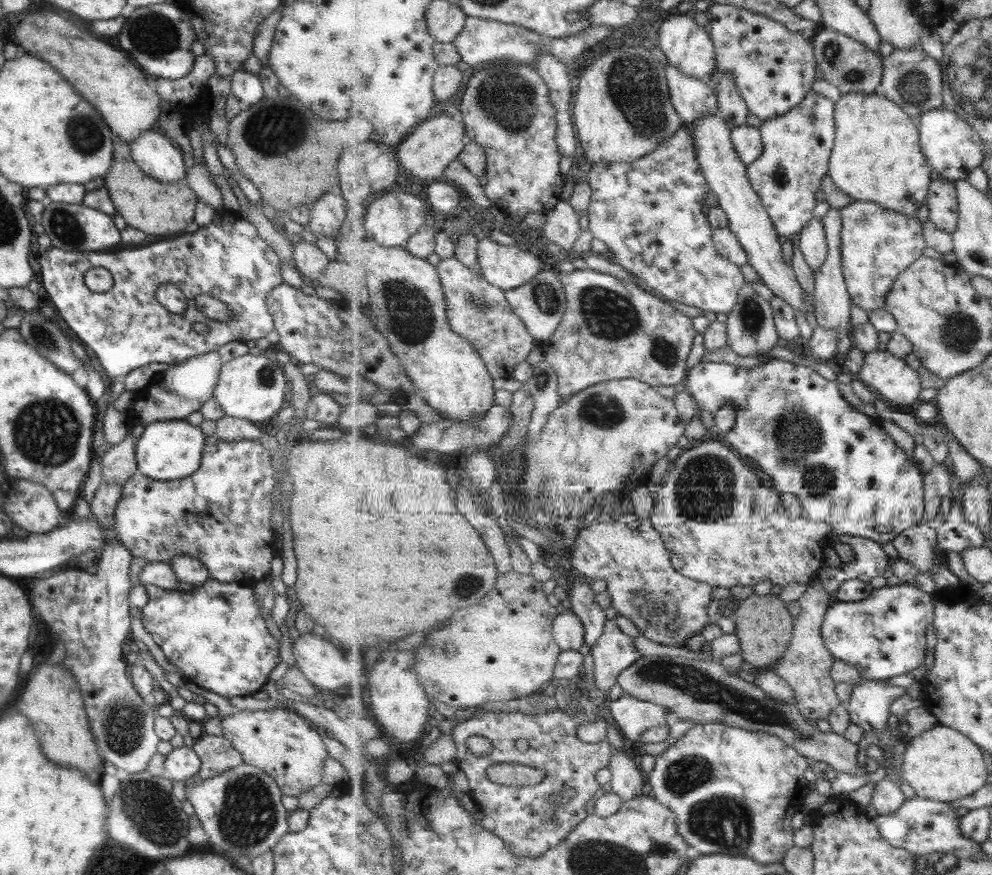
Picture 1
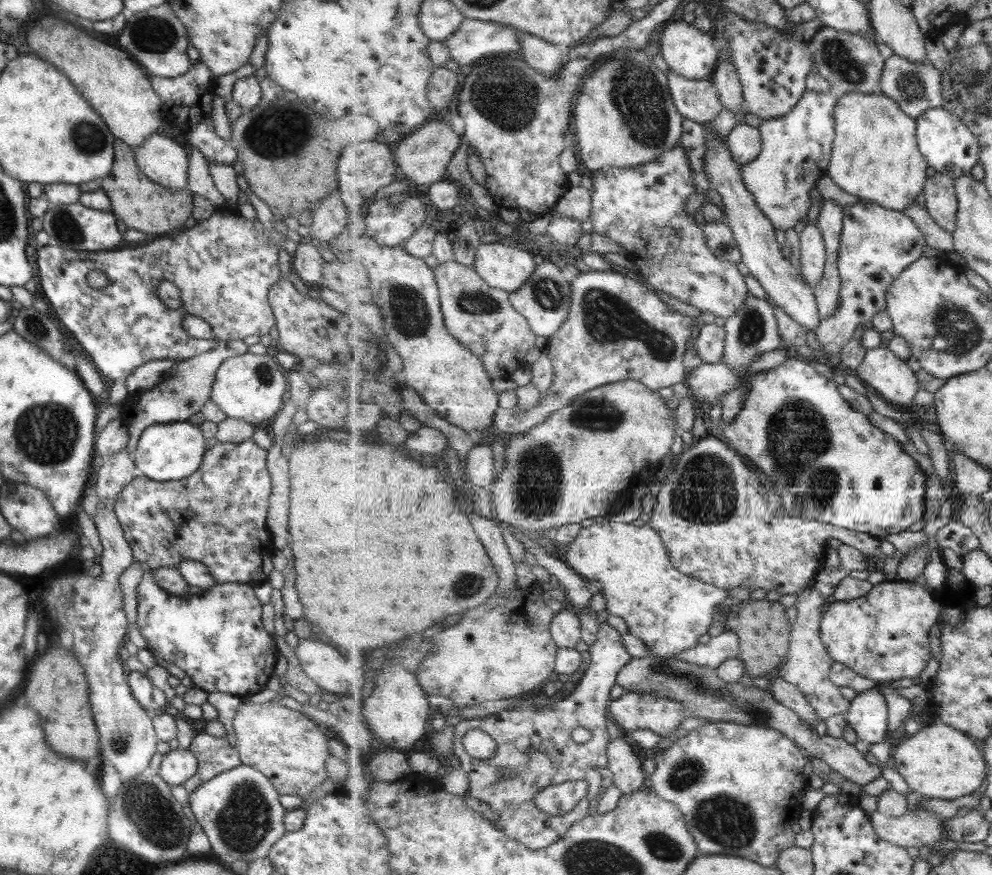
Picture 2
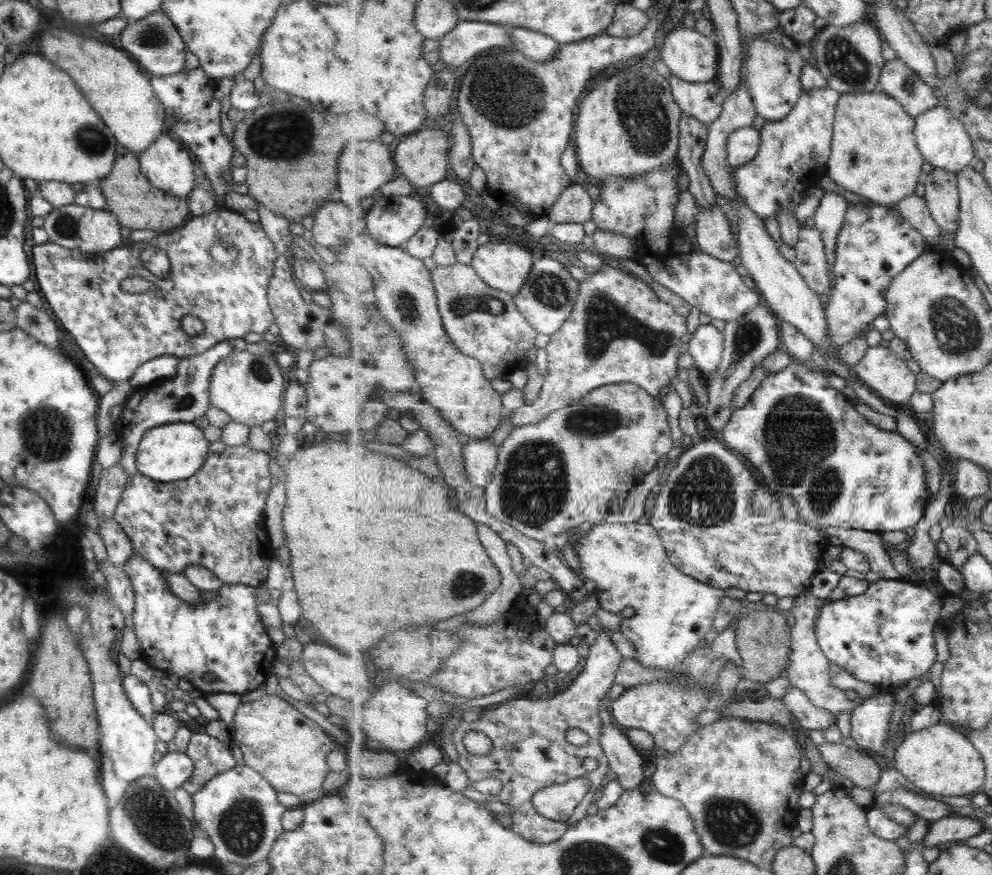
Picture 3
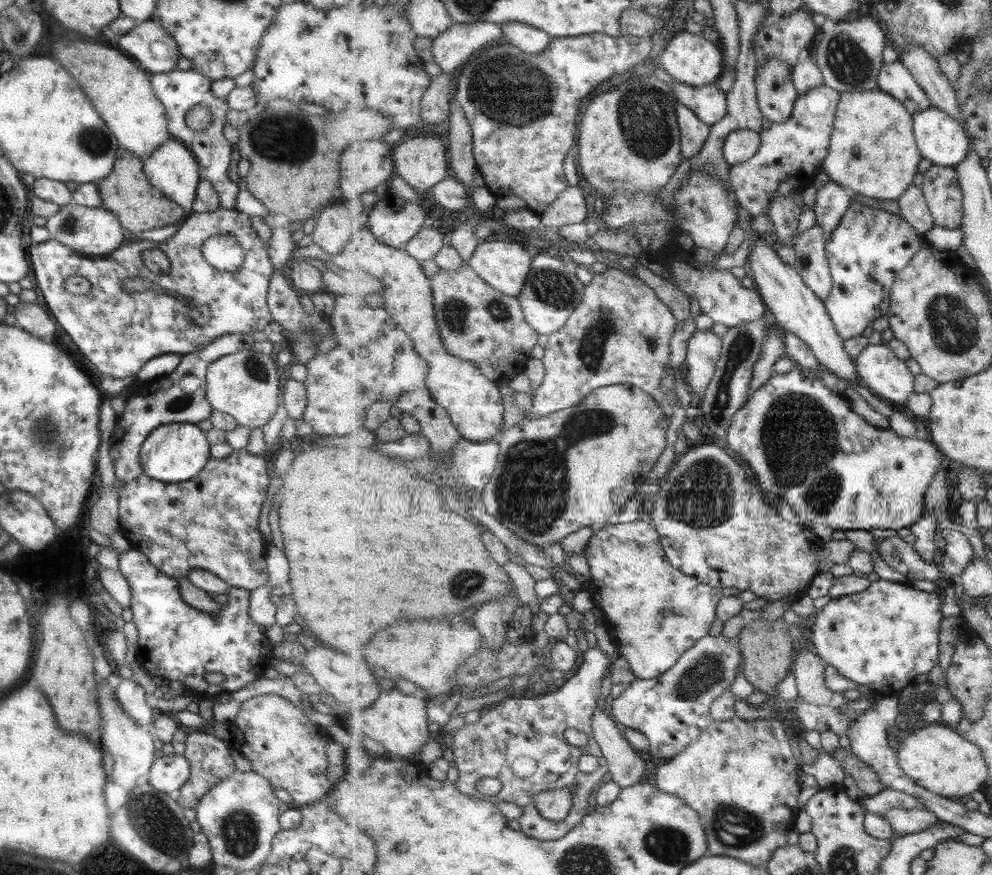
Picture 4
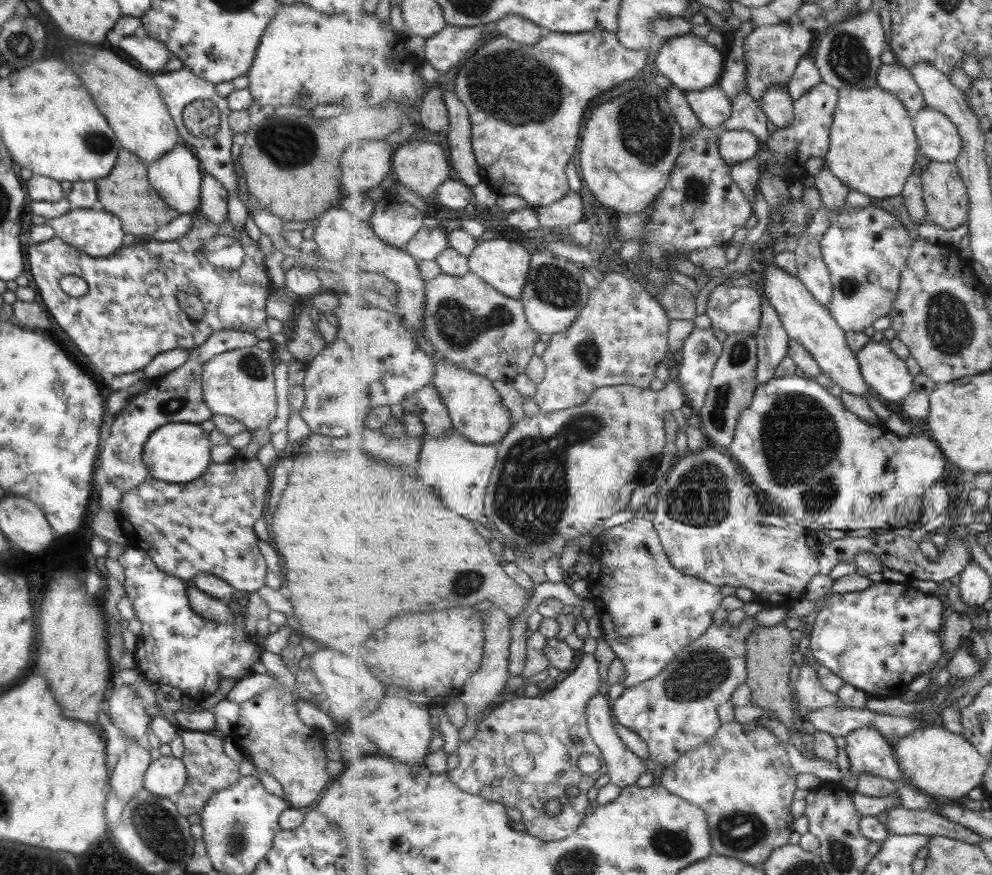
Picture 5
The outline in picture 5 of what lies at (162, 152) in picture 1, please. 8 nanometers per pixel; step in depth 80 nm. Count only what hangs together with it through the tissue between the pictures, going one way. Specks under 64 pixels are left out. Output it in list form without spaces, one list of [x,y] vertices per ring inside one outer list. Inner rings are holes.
[[[178,144],[167,150],[155,162],[147,164],[146,175],[149,184],[160,199],[180,216],[193,214],[200,203],[200,182],[203,172],[194,154],[184,144]]]

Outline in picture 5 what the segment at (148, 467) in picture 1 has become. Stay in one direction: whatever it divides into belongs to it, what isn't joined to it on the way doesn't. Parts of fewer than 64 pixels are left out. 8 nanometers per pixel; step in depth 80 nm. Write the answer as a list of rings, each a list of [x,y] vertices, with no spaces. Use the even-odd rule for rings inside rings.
[[[171,422],[158,427],[145,441],[141,452],[141,462],[155,480],[169,484],[185,484],[201,476],[210,464],[209,452],[212,448],[208,433],[199,425]]]

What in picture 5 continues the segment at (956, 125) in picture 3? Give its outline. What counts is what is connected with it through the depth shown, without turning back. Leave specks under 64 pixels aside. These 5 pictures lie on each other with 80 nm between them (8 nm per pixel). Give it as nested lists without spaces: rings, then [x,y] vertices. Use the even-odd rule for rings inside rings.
[[[925,108],[913,116],[916,135],[920,141],[922,155],[926,155],[931,161],[956,162],[957,157],[964,150],[964,138],[956,123],[943,114],[940,110]]]

